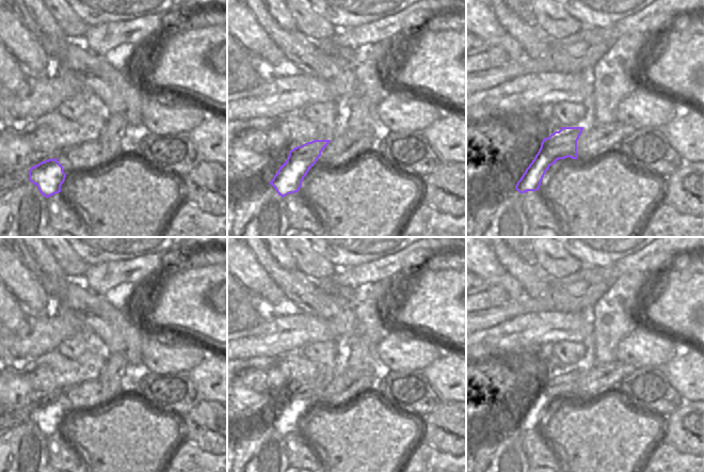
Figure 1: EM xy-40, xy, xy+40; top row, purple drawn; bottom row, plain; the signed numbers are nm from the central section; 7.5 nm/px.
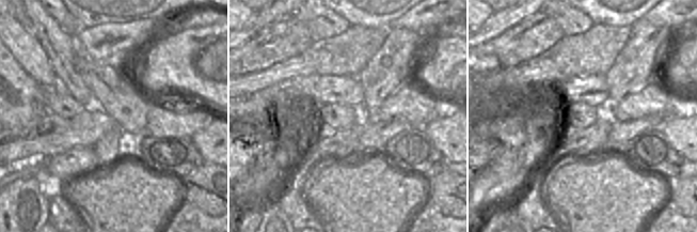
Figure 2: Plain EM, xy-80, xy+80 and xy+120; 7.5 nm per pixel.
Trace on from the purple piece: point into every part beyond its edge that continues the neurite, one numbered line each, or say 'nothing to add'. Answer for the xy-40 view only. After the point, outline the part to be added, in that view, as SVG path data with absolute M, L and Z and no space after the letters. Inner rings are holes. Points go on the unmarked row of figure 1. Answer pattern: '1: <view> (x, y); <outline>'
1: xy-40 (9, 419); M29 408L30 409L30 408ZM29 409L4 410L0 412L0 435L29 420Z

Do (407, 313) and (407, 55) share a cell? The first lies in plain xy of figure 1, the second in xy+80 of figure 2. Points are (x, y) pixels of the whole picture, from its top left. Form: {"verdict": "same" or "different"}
{"verdict": "different"}

